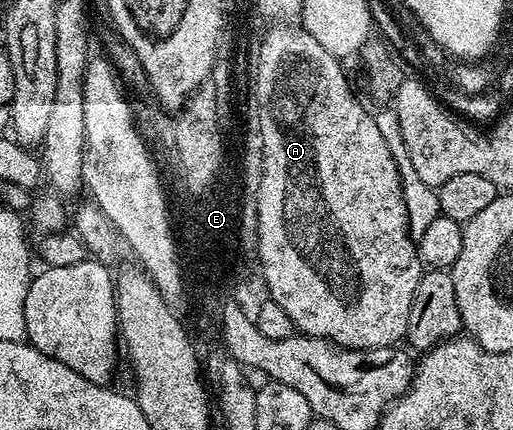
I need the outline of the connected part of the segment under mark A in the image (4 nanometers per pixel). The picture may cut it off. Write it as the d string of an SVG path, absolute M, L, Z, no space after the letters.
M302 26L294 30L274 31L263 47L259 67L259 103L262 104L263 137L266 139L266 170L262 188L259 191L260 231L262 231L262 257L266 263L267 279L272 285L275 297L286 307L287 318L294 323L294 330L304 336L326 339L337 348L351 348L359 351L395 347L407 334L411 306L425 270L419 259L416 240L407 222L407 206L403 200L403 186L399 180L399 170L377 129L375 118L355 100L351 83L343 72L344 64L333 57L319 42L304 31Z

